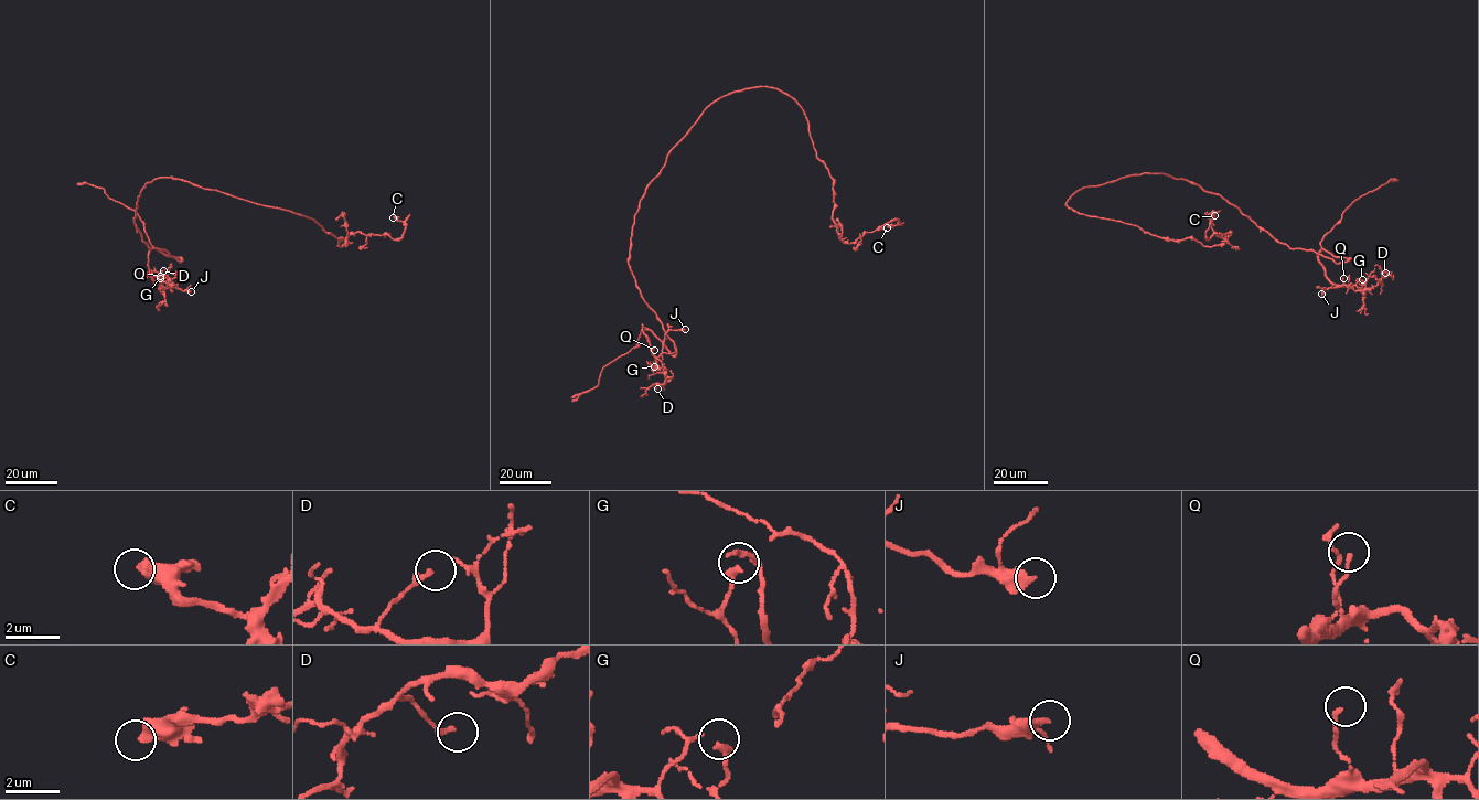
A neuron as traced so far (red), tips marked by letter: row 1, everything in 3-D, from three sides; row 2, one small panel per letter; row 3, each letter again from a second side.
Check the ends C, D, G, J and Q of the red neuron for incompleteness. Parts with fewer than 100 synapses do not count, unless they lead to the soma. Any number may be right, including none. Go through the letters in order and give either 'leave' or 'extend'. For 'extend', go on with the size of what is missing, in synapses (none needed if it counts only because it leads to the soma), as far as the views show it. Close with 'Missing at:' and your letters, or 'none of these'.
C: leave
D: leave
G: leave
J: leave
Q: leave
Missing at: none of these

